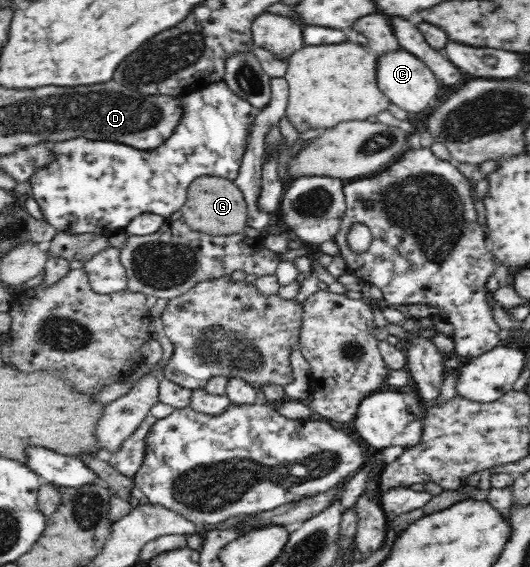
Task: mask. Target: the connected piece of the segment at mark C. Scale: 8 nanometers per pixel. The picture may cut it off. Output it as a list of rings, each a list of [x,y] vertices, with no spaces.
[[[394,50],[377,55],[377,85],[380,92],[391,104],[408,112],[422,112],[437,106],[439,102],[440,81],[434,71],[422,59],[406,50]]]

